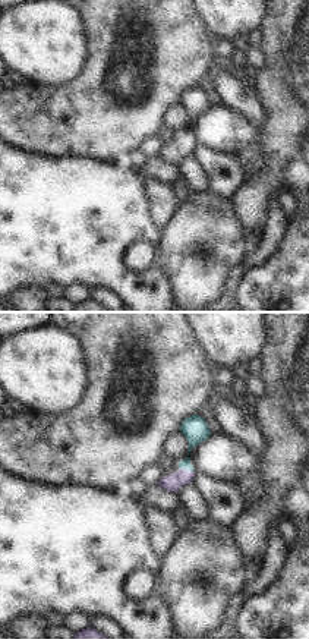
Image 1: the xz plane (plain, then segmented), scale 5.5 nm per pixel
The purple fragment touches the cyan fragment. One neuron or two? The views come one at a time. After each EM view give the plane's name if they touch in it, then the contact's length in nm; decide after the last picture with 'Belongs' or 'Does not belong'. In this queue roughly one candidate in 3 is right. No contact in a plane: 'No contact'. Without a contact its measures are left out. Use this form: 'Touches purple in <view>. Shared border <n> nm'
Touches purple in xz. Shared border 80 nm

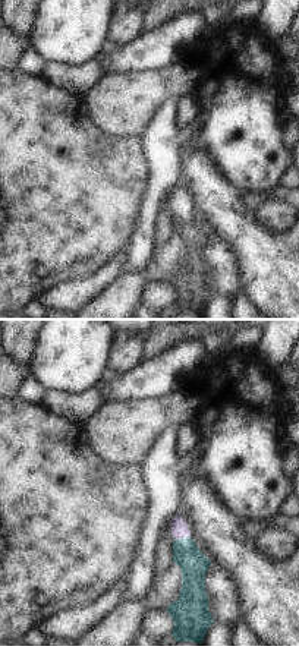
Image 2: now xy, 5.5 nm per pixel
Touches purple in xy. Shared border 90 nm

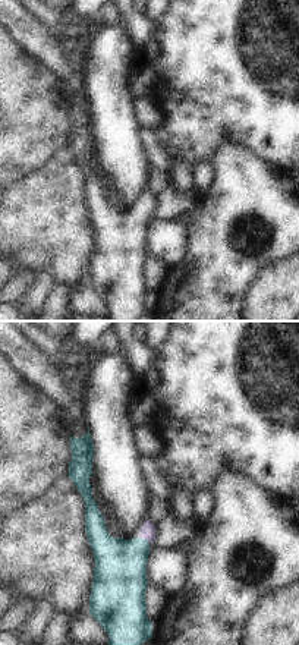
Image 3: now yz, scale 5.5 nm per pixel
Touches purple in yz. Shared border 70 nm

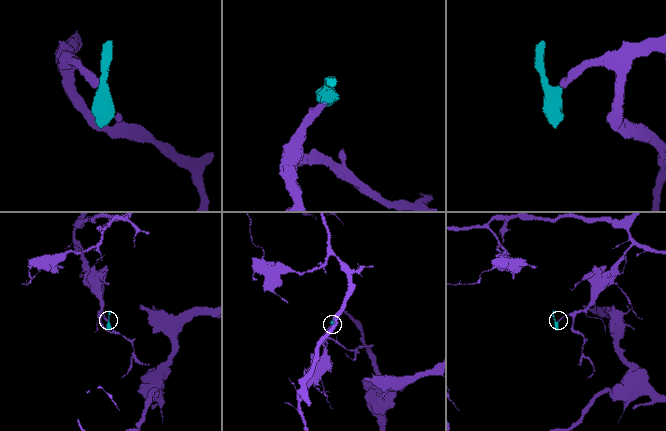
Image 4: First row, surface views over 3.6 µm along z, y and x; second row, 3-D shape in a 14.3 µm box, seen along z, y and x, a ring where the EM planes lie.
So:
Belongs

